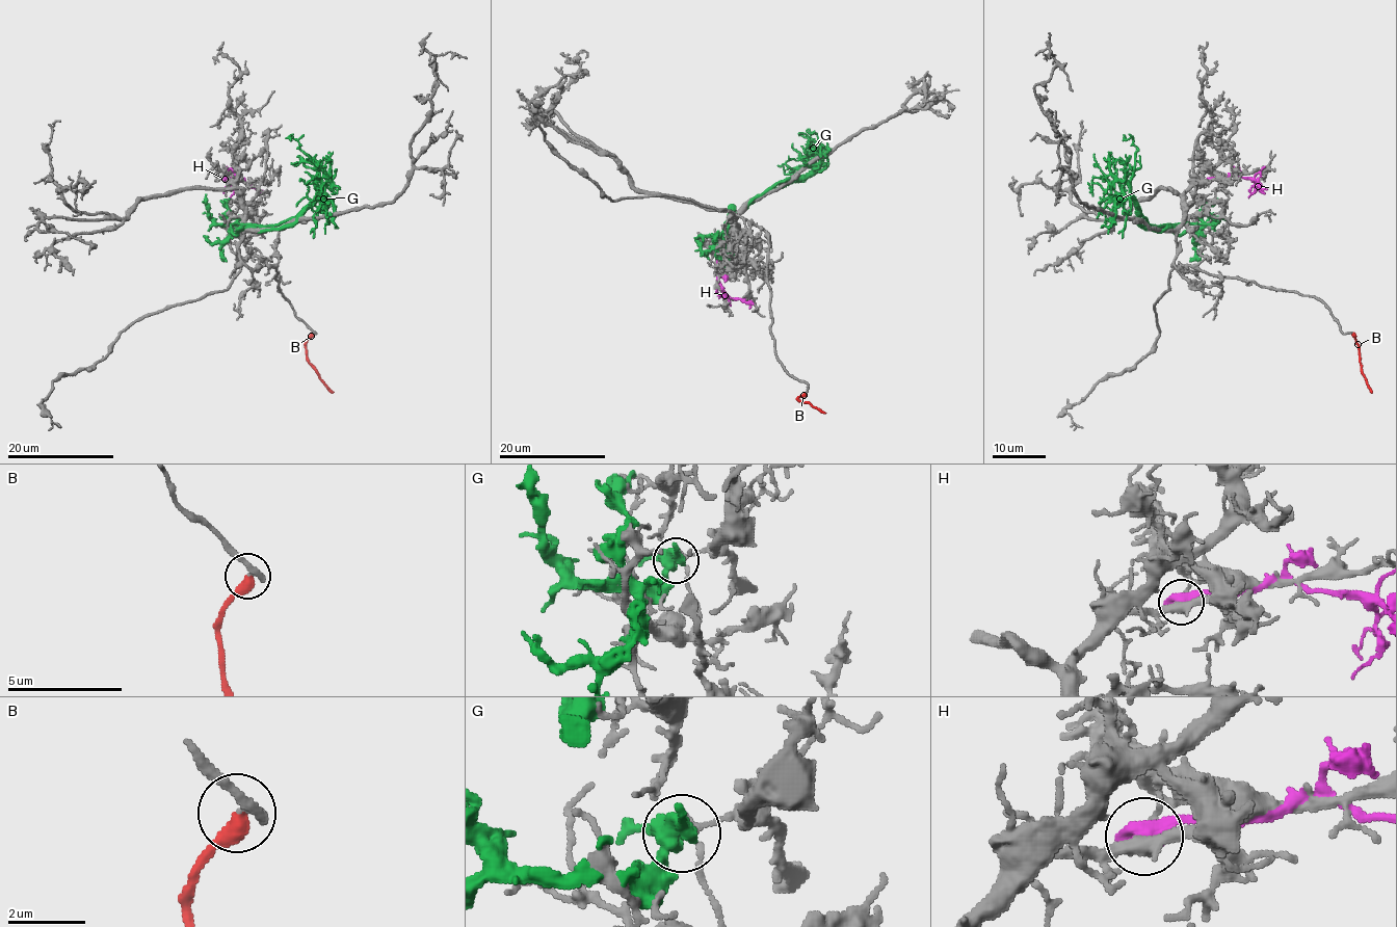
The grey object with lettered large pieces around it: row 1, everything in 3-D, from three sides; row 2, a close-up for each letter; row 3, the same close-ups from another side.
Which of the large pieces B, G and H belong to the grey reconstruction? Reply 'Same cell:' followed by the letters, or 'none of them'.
Same cell: B

